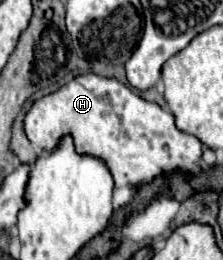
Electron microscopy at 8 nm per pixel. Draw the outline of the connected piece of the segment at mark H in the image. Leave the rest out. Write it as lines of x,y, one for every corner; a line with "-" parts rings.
81,74
57,92
33,102
23,120
25,134
33,148
51,152
57,140
69,132
81,154
101,158
119,184
145,184
159,174
175,170
197,174
200,171
201,142
175,126
175,116
159,104
143,100
115,78

